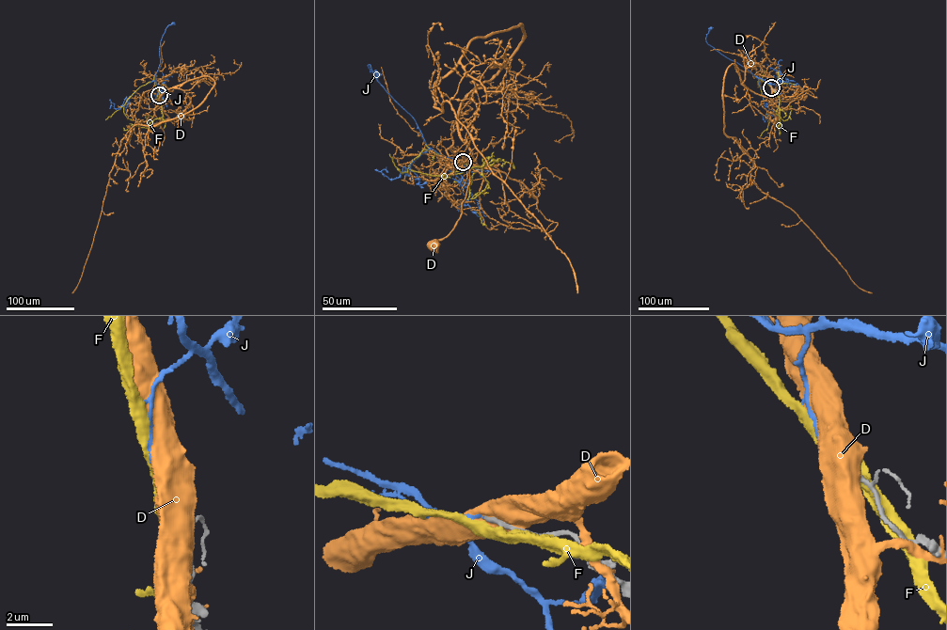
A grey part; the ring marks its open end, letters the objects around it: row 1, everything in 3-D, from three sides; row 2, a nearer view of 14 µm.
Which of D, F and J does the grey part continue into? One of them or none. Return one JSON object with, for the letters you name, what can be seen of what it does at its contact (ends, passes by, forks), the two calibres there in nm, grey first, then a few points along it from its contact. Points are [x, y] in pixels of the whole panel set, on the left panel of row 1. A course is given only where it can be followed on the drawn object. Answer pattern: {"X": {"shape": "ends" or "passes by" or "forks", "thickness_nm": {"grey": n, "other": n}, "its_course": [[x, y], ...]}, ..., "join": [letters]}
{"J": {"shape": "ends", "thickness_nm": {"grey": 170, "other": 110}, "its_course": [[159, 95], [154, 77], [160, 64], [160, 41], [165, 28], [173, 23]]}, "join": ["J"]}

